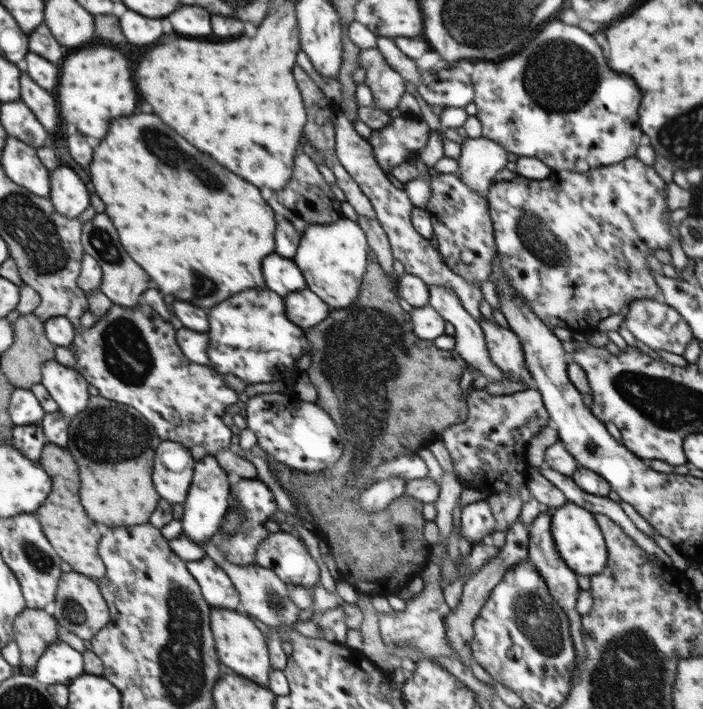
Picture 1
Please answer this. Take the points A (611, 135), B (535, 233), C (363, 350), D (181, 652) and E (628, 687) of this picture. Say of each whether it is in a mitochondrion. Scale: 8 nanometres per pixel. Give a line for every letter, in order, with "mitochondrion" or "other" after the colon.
A: other
B: mitochondrion
C: mitochondrion
D: mitochondrion
E: mitochondrion

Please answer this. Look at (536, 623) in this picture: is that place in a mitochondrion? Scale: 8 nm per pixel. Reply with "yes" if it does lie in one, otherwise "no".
yes

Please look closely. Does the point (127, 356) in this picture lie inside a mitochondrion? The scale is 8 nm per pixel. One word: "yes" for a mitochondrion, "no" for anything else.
yes

